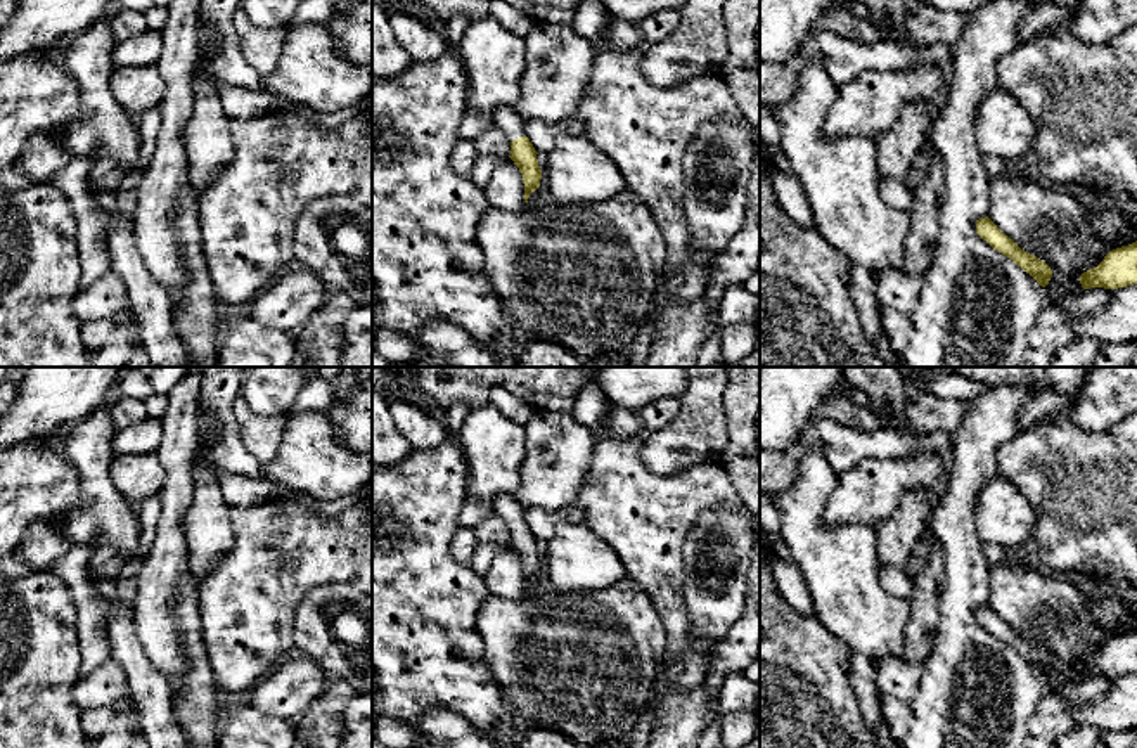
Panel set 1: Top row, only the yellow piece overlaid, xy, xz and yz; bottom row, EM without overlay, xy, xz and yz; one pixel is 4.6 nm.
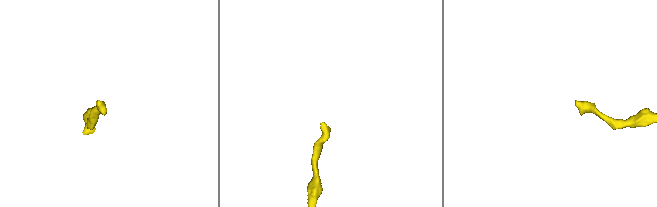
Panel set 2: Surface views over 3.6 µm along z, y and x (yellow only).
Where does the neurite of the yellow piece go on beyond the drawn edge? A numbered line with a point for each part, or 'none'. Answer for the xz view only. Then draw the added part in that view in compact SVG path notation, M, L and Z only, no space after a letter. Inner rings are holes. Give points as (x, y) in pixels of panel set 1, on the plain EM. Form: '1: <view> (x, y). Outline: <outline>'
1: xz (507, 508). Outline: M500 493L495 497L493 511L507 523L509 528L516 528L526 523L524 506L507 493Z

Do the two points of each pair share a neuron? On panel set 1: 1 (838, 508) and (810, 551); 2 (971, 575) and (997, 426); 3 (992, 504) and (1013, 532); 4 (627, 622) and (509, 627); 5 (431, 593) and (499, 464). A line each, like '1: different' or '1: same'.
1: different
2: same
3: same
4: same
5: different

